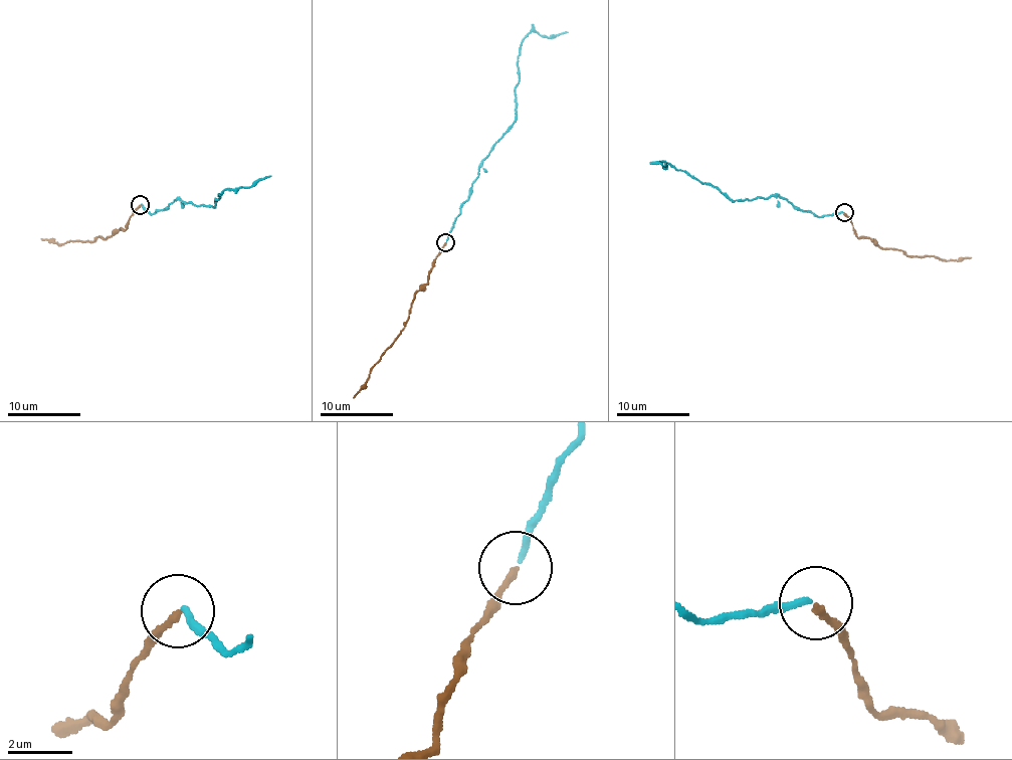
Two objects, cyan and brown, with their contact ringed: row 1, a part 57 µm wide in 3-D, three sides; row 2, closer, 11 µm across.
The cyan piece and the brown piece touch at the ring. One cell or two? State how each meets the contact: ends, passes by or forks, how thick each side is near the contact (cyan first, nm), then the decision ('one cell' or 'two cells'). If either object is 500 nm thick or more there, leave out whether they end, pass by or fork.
cyan ends; brown ends; calibres 190 and 200 nm; one cell

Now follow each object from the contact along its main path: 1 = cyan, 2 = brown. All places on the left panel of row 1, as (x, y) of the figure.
1: (141, 205), (150, 213), (179, 199), (213, 206), (221, 192), (254, 186), (270, 176)
2: (141, 204), (128, 227), (107, 238), (70, 239), (58, 244), (41, 238)

